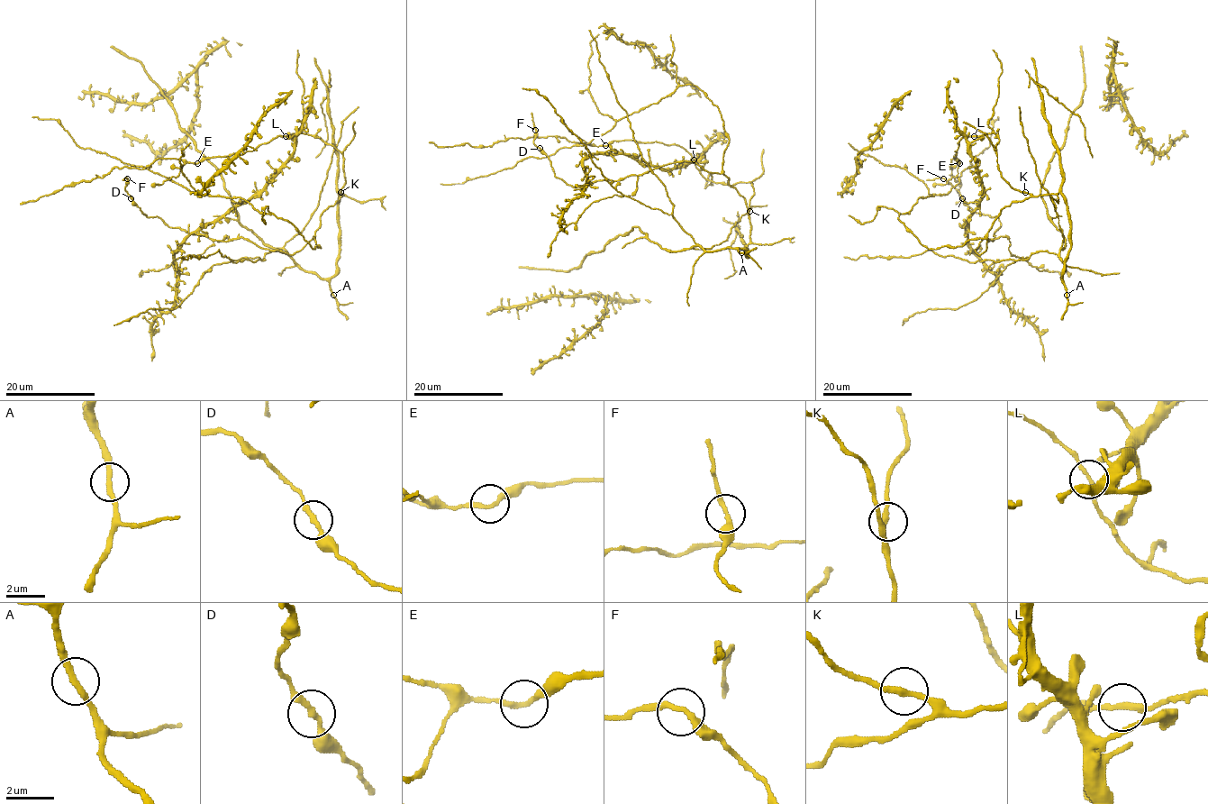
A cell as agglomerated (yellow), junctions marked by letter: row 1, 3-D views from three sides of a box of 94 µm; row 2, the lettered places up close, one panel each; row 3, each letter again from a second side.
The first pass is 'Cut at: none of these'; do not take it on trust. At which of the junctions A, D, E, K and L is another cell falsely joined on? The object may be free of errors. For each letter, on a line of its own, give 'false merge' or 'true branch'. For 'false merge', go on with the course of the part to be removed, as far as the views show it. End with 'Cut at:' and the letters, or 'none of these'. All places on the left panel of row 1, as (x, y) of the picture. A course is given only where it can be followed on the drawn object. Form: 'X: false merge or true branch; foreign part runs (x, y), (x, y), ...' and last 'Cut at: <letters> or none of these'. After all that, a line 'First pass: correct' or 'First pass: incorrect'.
A: true branch
D: true branch
E: true branch
K: true branch
L: true branch
Cut at: none of these
First pass: correct

